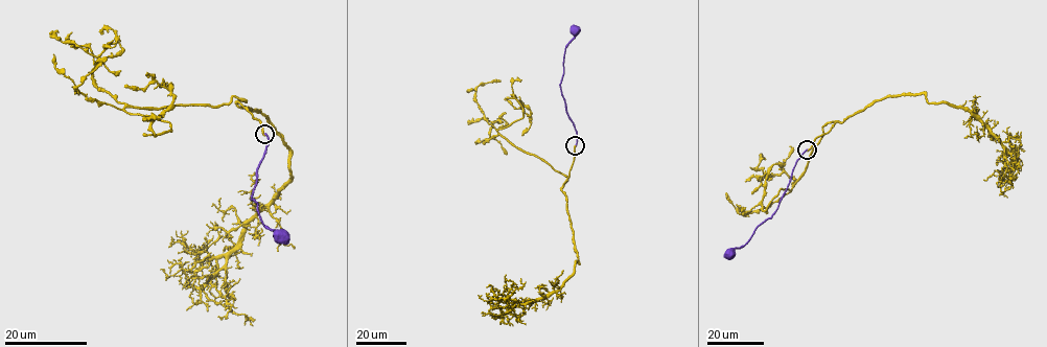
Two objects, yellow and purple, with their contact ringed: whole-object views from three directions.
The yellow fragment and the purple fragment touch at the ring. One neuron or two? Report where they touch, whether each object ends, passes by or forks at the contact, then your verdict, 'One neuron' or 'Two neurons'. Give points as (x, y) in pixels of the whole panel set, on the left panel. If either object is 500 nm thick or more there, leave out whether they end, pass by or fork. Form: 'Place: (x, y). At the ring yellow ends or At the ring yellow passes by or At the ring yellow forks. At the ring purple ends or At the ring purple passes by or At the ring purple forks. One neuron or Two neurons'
Place: (264, 134). At the ring yellow ends. At the ring purple ends. Two neurons

